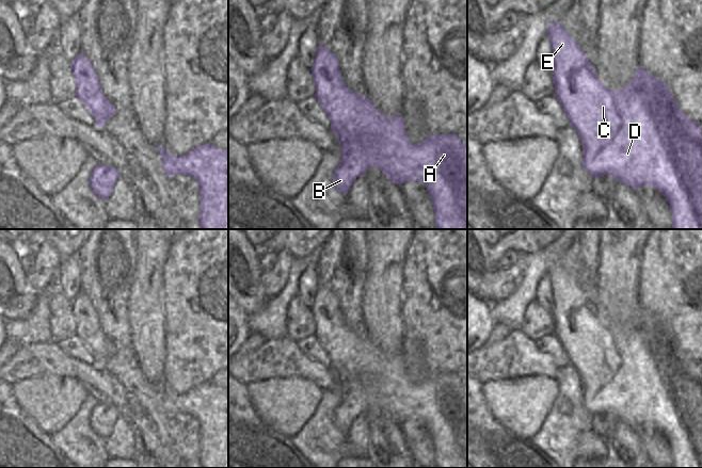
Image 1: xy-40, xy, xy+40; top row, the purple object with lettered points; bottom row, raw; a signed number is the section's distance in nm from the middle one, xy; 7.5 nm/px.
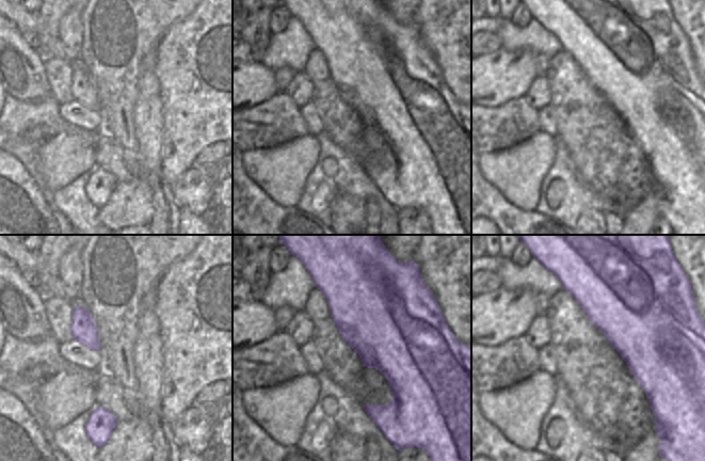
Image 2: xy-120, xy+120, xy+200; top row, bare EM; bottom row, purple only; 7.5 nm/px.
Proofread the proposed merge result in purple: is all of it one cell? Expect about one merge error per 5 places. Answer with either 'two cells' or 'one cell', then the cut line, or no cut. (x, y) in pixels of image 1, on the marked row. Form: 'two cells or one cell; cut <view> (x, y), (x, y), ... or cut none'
one cell; cut none

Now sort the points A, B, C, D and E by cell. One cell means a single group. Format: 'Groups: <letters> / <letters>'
Groups: A B C D E.

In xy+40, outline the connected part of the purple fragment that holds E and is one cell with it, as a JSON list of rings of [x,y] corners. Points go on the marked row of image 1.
[[[558,21],[548,25],[546,34],[551,37],[553,48],[553,82],[555,84],[555,97],[563,108],[570,126],[578,133],[583,144],[583,165],[592,177],[612,176],[617,181],[626,183],[631,188],[639,189],[650,185],[660,192],[670,206],[672,214],[672,229],[702,229],[702,128],[700,124],[691,120],[675,103],[674,97],[666,83],[648,72],[639,66],[634,78],[622,90],[609,90],[596,76],[594,67],[589,63],[589,59],[576,44],[574,38],[568,33],[565,28]]]

